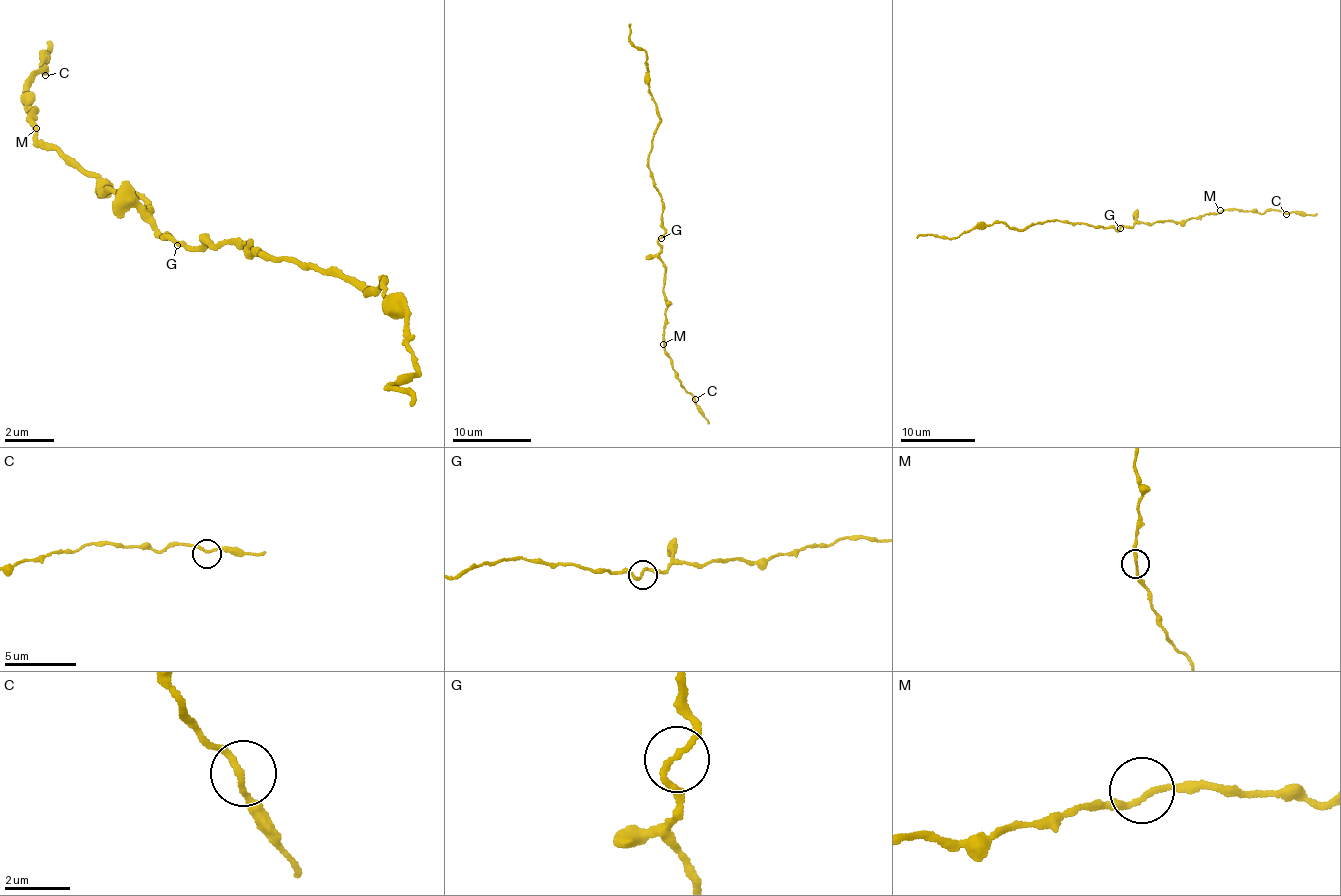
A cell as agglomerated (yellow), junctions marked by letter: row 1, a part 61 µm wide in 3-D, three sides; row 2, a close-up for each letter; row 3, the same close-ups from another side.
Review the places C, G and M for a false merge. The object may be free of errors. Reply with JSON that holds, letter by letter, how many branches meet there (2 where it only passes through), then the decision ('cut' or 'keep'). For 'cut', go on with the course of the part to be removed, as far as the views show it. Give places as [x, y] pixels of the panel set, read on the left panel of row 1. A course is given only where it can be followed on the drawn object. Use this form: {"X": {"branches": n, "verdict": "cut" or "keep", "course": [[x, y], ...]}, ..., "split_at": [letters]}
{"C": {"branches": 2, "verdict": "keep"}, "G": {"branches": 2, "verdict": "keep"}, "M": {"branches": 2, "verdict": "keep"}, "split_at": []}

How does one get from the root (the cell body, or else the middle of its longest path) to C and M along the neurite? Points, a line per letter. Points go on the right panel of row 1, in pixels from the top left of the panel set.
C: (1111, 227), (1117, 230), (1126, 225), (1191, 220), (1225, 209), (1258, 212), (1271, 209), (1286, 214)
M: (1111, 227), (1117, 230), (1126, 225), (1191, 220), (1220, 210)

